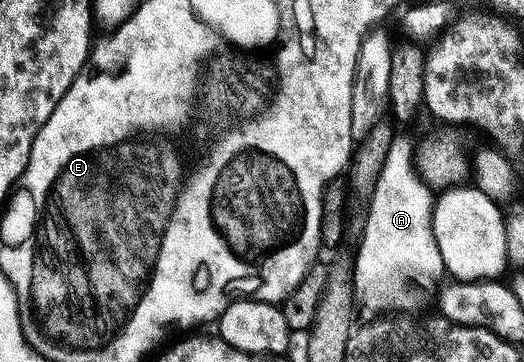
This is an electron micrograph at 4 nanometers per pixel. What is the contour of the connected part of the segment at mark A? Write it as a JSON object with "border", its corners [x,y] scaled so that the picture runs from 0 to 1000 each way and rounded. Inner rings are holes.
{"border":[[[765,367],[752,370],[739,417],[739,434],[721,494],[712,517],[712,536],[706,544],[700,575],[700,605],[693,627],[689,666],[679,704],[674,704],[674,804],[676,804],[676,873],[687,895],[718,884],[727,867],[744,862],[746,848],[758,859],[784,859],[798,843],[800,820],[792,801],[777,782],[775,771],[765,765],[761,746],[750,740],[758,724],[800,727],[803,746],[823,754],[826,762],[844,762],[849,746],[849,729],[844,724],[844,707],[838,704],[836,674],[830,671],[826,638],[826,572],[830,550],[824,525],[817,511],[802,506],[792,481],[786,453],[792,420],[790,387],[777,384]]]}

